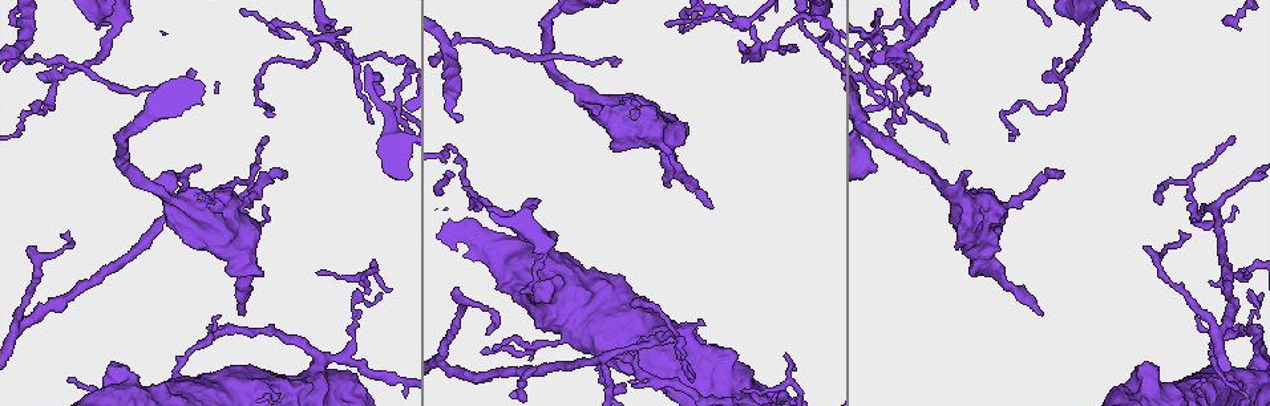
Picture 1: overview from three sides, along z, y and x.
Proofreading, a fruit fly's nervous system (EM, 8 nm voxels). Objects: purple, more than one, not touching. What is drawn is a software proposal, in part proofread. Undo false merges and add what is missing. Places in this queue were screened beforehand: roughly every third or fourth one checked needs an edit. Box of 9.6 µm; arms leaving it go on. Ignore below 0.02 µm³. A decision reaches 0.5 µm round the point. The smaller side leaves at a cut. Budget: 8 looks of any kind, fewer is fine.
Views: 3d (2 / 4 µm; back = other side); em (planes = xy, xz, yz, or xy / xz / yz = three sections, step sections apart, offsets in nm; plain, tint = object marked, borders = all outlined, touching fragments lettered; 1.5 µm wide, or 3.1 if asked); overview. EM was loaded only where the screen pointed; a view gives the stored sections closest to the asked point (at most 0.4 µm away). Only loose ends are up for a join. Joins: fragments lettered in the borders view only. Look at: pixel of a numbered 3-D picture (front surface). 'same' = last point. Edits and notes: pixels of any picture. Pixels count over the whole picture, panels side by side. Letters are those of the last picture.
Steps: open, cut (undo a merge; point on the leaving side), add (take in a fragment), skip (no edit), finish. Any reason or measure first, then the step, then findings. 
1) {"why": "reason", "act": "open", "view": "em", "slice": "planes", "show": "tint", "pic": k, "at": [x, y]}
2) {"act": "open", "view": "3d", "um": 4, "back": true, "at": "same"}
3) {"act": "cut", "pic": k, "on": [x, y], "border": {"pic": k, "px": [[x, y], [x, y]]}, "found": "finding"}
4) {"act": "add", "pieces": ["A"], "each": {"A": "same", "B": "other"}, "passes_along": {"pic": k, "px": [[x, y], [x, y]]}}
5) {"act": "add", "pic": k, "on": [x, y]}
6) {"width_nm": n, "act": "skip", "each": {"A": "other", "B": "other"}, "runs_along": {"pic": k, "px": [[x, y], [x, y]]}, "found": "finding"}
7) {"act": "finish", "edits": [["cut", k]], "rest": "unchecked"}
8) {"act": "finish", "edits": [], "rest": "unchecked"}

{"why": "tapers out", "act": "open", "view": "em", "slice": "xy", "step": 4, "show": "tint", "pic": 1, "at": [666, 185]}

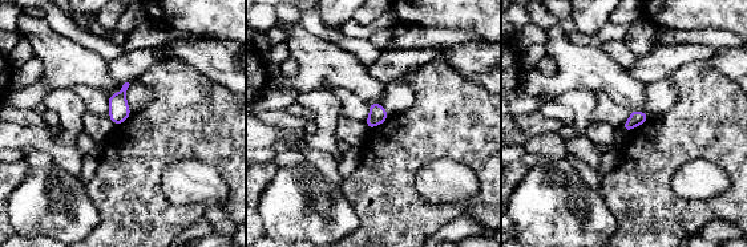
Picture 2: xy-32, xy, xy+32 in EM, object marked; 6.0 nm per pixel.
{"why": "another direction", "act": "open", "view": "em", "slice": "planes", "show": "borders", "at": "same"}

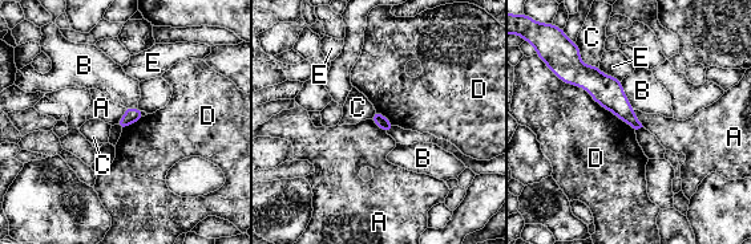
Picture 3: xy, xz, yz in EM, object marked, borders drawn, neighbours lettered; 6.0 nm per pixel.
{"act": "skip", "each": {"A": "other", "B": "other", "C": "other", "D": "other", "E": "other"}, "runs_along": {"pic": 3, "px": [[573, 72], [589, 77], [637, 125]]}, "found": "none of them fits"}

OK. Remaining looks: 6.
{"why": "an open end", "act": "open", "view": "em", "slice": "planes", "show": "borders", "pic": 1, "at": [281, 394]}

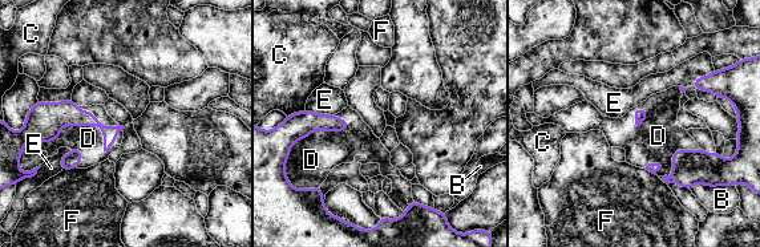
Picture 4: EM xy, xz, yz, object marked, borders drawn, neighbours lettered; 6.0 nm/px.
{"act": "add", "pieces": ["D"], "each": {"B": "other", "C": "other", "D": "same", "E": "other", "F": "other"}, "found": "it goes on there"}

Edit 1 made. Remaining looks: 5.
{"why": "redraw", "act": "open", "view": "overview"}

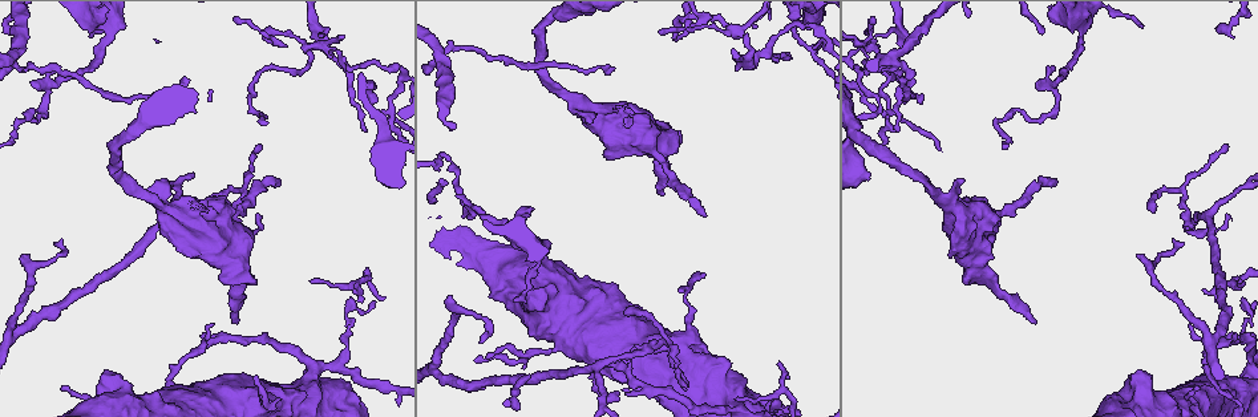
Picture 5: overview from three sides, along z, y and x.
{"act": "open", "view": "em", "slice": "xy", "step": 4, "show": "tint", "pic": 5, "at": [887, 112]}

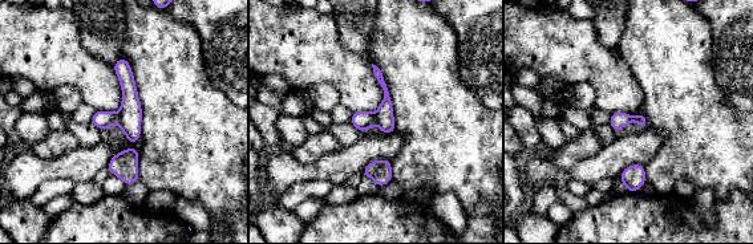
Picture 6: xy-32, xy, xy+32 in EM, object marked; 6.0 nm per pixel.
{"why": "another direction", "act": "open", "view": "em", "slice": "planes", "show": "borders", "at": "same"}

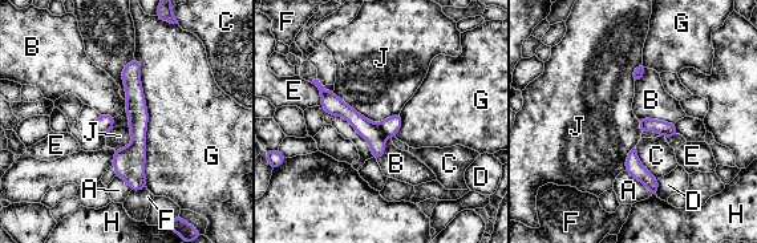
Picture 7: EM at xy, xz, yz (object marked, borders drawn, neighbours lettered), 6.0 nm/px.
{"width_nm": 90, "act": "cut", "pic": 7, "on": [391, 126], "each": {"A": "other", "B": "other", "C": "other", "D": "other", "E": "other", "F": "other", "G": "other", "H": "other", "J": "other"}, "border": {"pic": 7, "px": [[377, 125], [385, 137]]}, "found": "two cells meet here"}

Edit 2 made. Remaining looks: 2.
{"act": "finish", "edits": [["add", 4], ["cut", 7]], "rest": "unchecked"}

